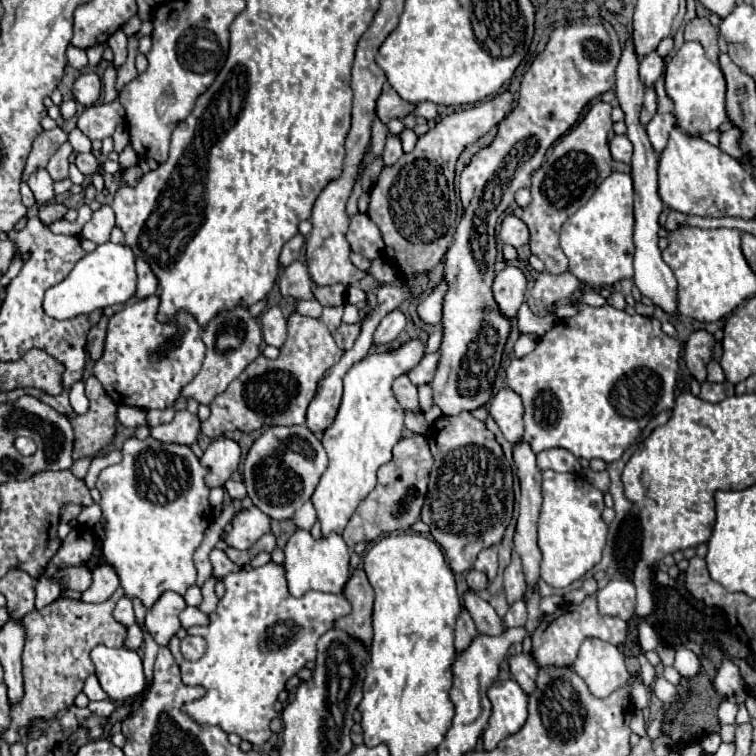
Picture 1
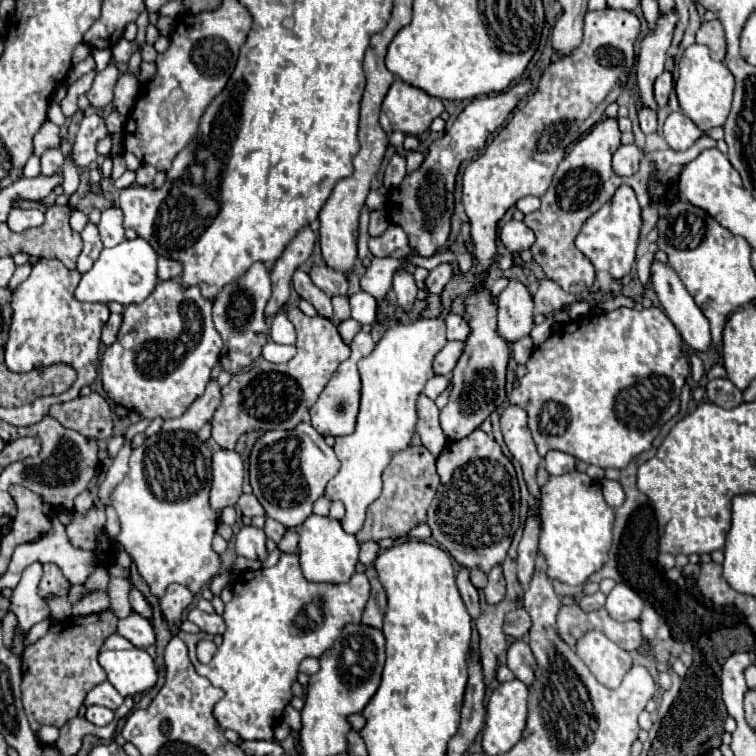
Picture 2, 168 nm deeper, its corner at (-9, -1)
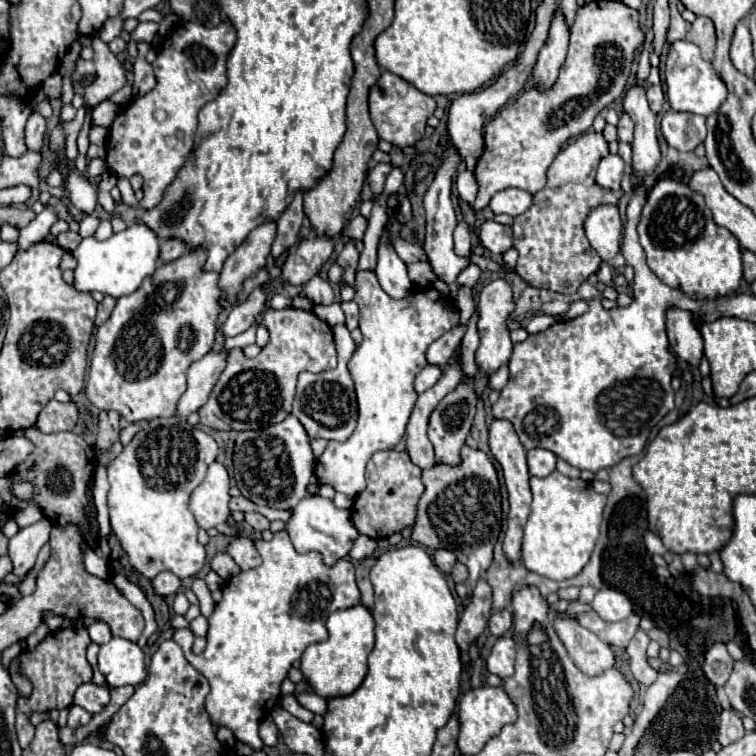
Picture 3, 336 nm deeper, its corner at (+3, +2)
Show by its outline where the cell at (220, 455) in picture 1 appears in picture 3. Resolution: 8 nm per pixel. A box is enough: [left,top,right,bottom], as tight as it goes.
[190,462,230,530]

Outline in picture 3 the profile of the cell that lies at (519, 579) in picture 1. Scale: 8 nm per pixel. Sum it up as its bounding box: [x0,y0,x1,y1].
[490,420,532,560]

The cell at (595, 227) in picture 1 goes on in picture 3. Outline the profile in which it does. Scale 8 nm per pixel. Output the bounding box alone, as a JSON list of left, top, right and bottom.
[584,206,622,264]

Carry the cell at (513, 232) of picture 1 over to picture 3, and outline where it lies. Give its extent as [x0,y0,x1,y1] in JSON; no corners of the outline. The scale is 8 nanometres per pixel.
[480,220,512,254]

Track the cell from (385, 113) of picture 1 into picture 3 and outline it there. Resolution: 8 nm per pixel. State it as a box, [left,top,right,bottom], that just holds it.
[370,70,436,148]

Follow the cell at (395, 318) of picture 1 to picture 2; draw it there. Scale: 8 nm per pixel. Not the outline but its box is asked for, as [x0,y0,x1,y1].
[394,271,418,311]

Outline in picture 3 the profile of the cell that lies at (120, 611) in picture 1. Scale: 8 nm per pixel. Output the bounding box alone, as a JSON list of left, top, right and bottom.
[88,622,112,644]

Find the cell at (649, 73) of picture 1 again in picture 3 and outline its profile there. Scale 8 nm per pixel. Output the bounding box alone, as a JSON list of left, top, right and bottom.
[646,86,664,114]

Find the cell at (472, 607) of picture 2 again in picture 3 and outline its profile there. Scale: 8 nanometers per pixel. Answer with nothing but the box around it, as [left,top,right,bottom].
[434,550,456,574]

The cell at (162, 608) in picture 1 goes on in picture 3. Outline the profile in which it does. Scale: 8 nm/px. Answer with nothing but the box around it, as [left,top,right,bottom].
[152,570,180,596]

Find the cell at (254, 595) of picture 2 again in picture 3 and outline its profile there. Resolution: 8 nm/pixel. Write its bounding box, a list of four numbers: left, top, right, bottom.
[172,530,360,750]

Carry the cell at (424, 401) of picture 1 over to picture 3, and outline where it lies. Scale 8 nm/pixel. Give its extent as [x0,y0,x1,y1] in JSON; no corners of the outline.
[416,366,442,394]

